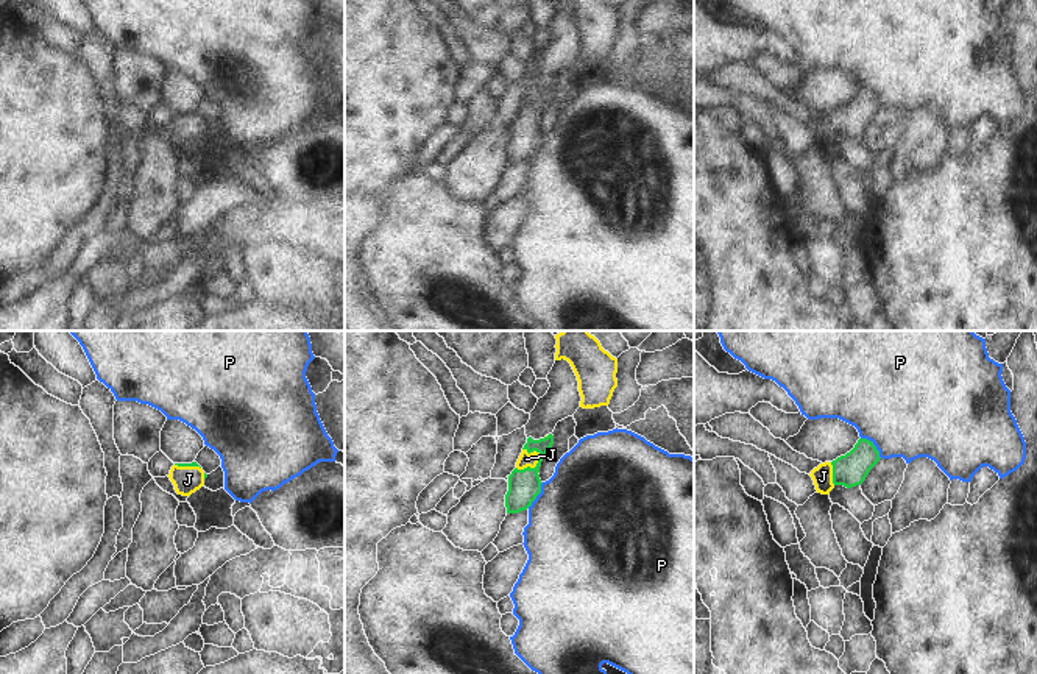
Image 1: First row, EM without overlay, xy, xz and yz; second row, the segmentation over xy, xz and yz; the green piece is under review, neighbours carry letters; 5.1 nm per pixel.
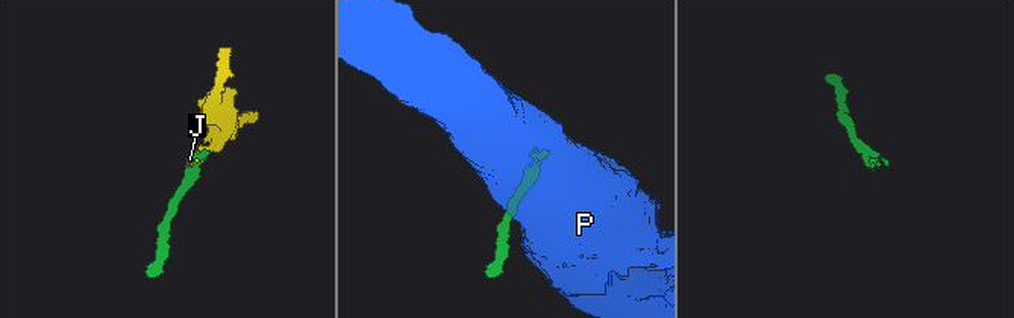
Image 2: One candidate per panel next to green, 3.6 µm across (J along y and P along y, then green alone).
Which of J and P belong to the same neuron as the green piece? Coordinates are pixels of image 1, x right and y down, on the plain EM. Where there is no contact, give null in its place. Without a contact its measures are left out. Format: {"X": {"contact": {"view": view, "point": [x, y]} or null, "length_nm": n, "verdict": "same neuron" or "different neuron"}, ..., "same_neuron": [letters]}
{"J": {"contact": {"view": "xz", "point": [532, 119]}, "length_nm": 150, "verdict": "same neuron"}, "P": {"contact": {"view": "yz", "point": [874, 95]}, "length_nm": 160, "verdict": "different neuron"}, "same_neuron": ["J"]}

